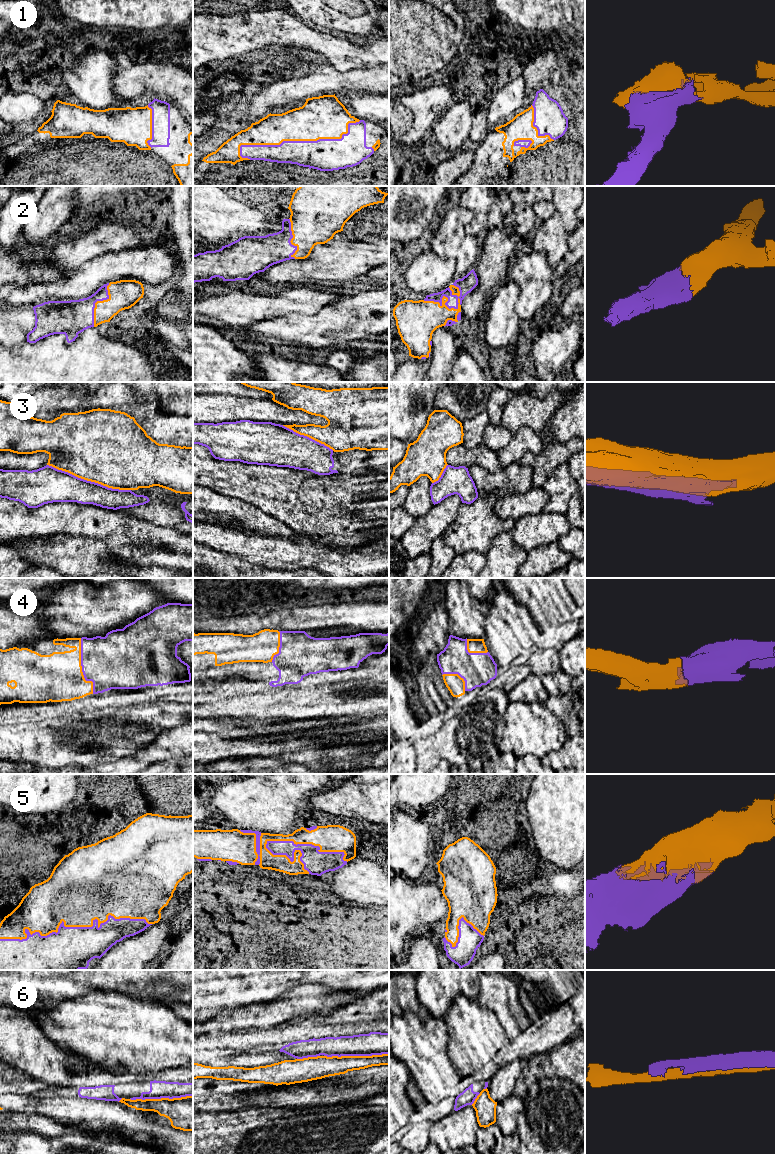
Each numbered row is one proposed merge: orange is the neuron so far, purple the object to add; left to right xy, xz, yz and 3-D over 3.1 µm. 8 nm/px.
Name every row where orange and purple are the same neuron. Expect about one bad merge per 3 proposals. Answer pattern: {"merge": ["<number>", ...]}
{"merge": ["1", "2", "4", "5"]}

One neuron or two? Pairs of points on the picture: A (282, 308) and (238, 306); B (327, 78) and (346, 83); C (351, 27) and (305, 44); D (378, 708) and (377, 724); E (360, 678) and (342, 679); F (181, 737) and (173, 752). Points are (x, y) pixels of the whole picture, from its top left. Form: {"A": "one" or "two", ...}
{"A": "one", "B": "one", "C": "two", "D": "two", "E": "one", "F": "one"}

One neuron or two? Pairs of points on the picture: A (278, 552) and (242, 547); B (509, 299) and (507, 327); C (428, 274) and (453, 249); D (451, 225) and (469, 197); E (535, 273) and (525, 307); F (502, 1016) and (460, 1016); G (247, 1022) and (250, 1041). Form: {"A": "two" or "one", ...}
{"A": "one", "B": "one", "C": "one", "D": "two", "E": "one", "F": "two", "G": "one"}

